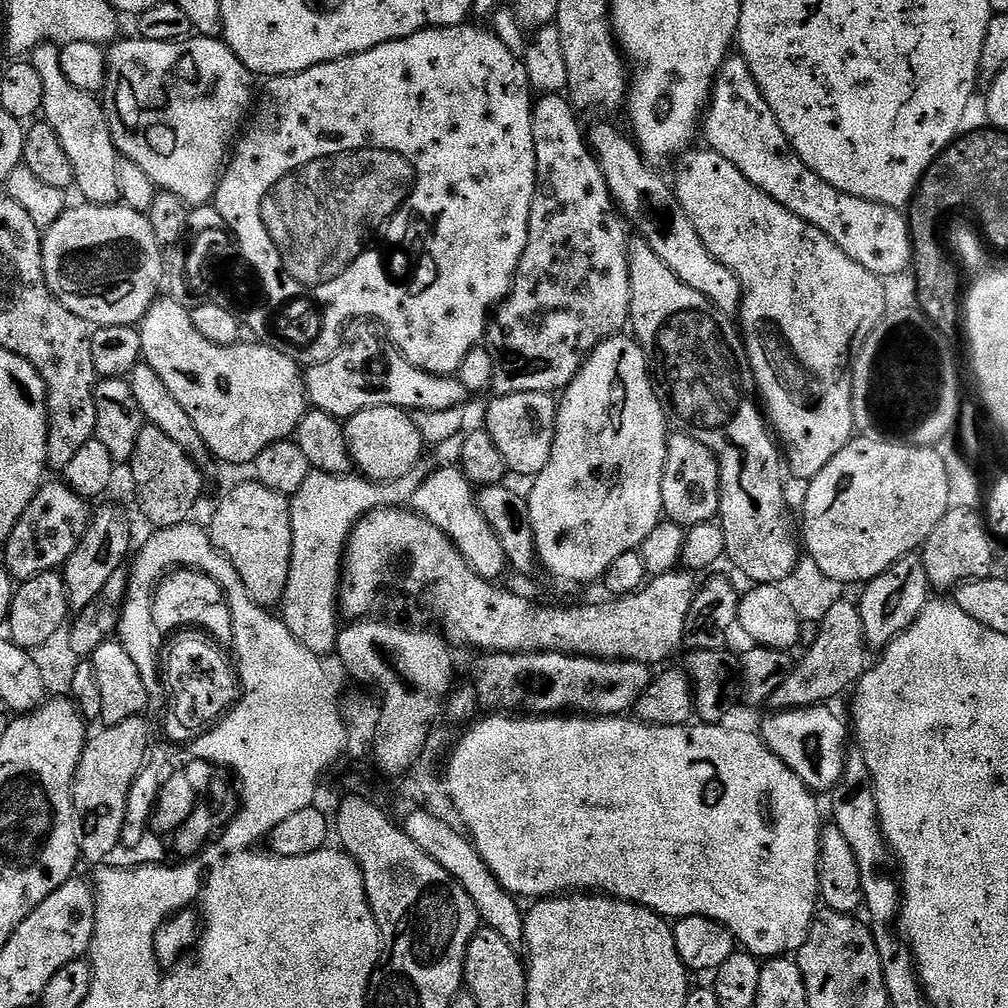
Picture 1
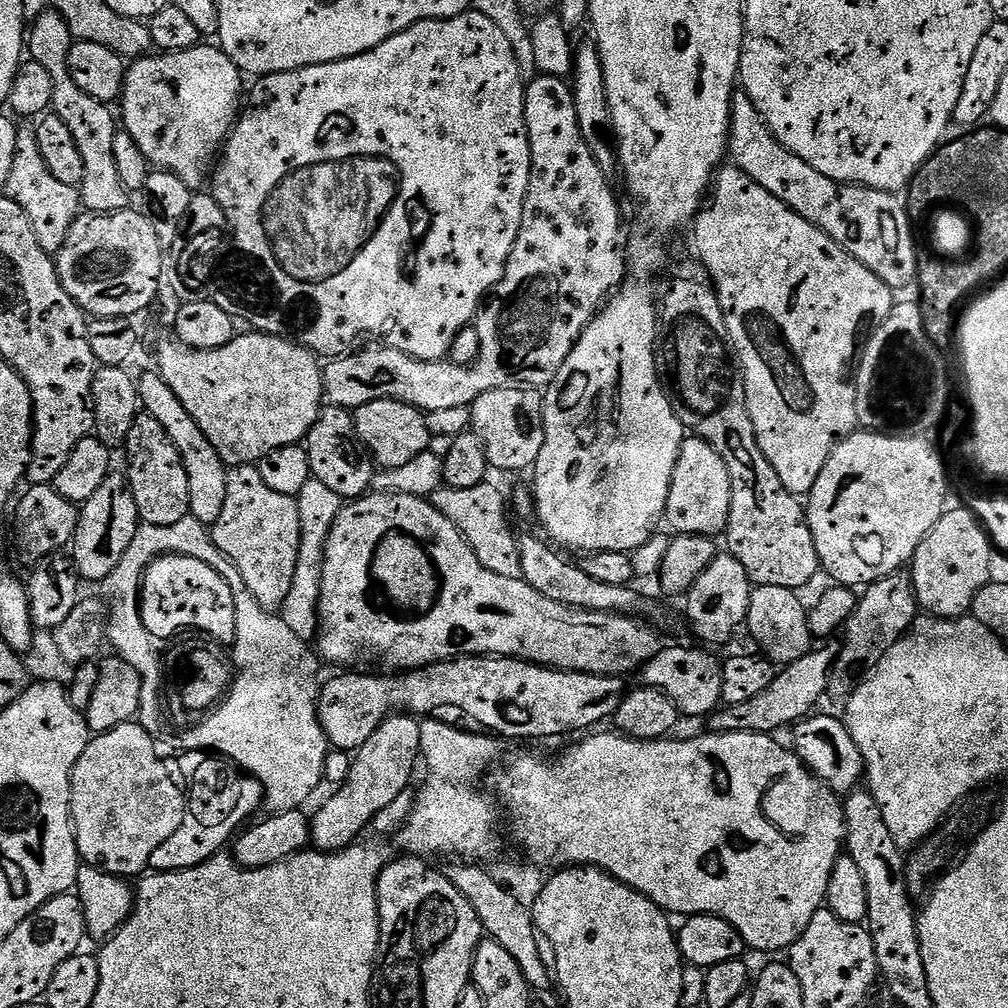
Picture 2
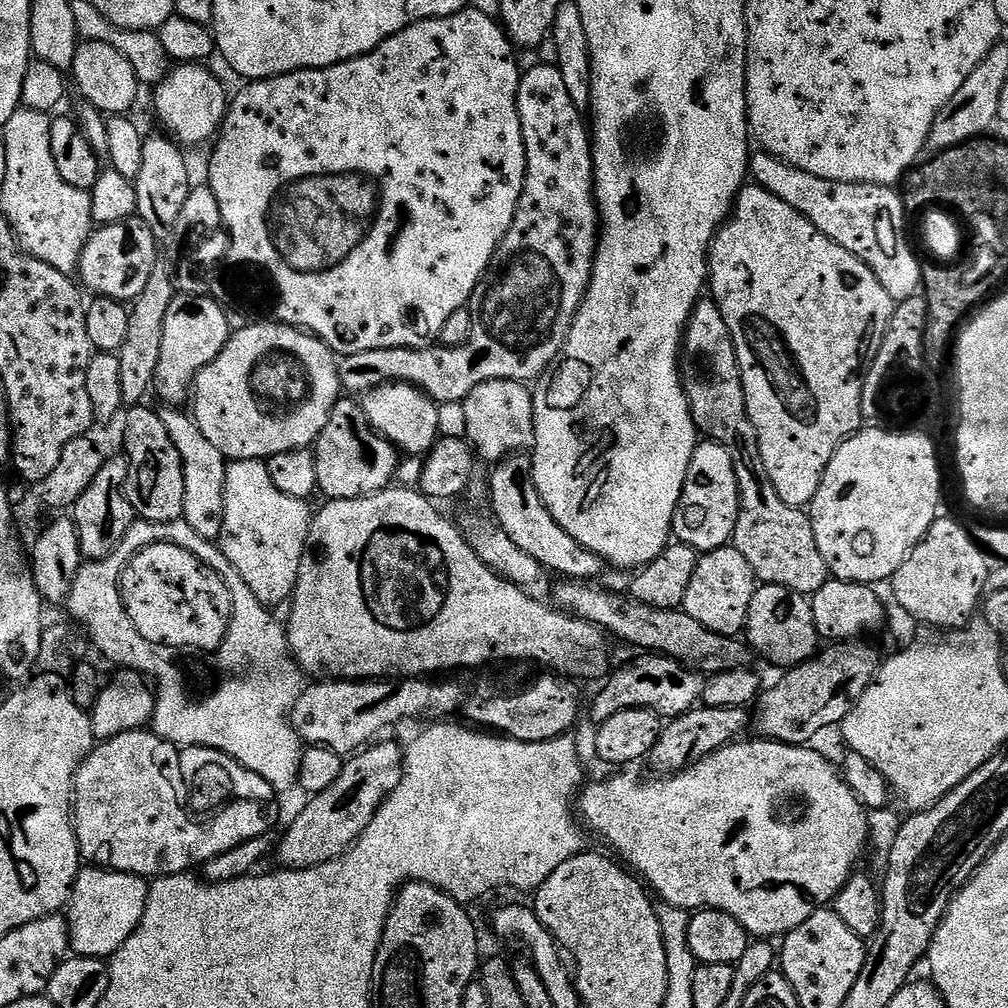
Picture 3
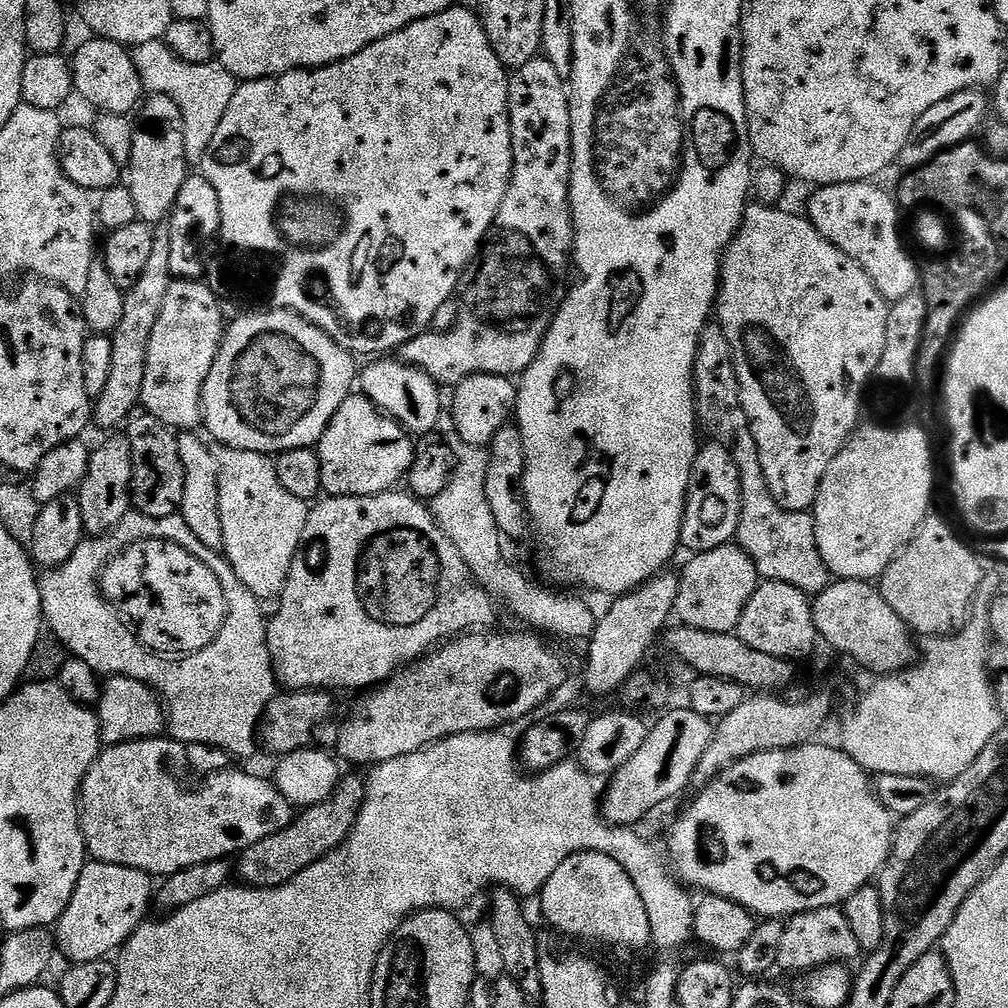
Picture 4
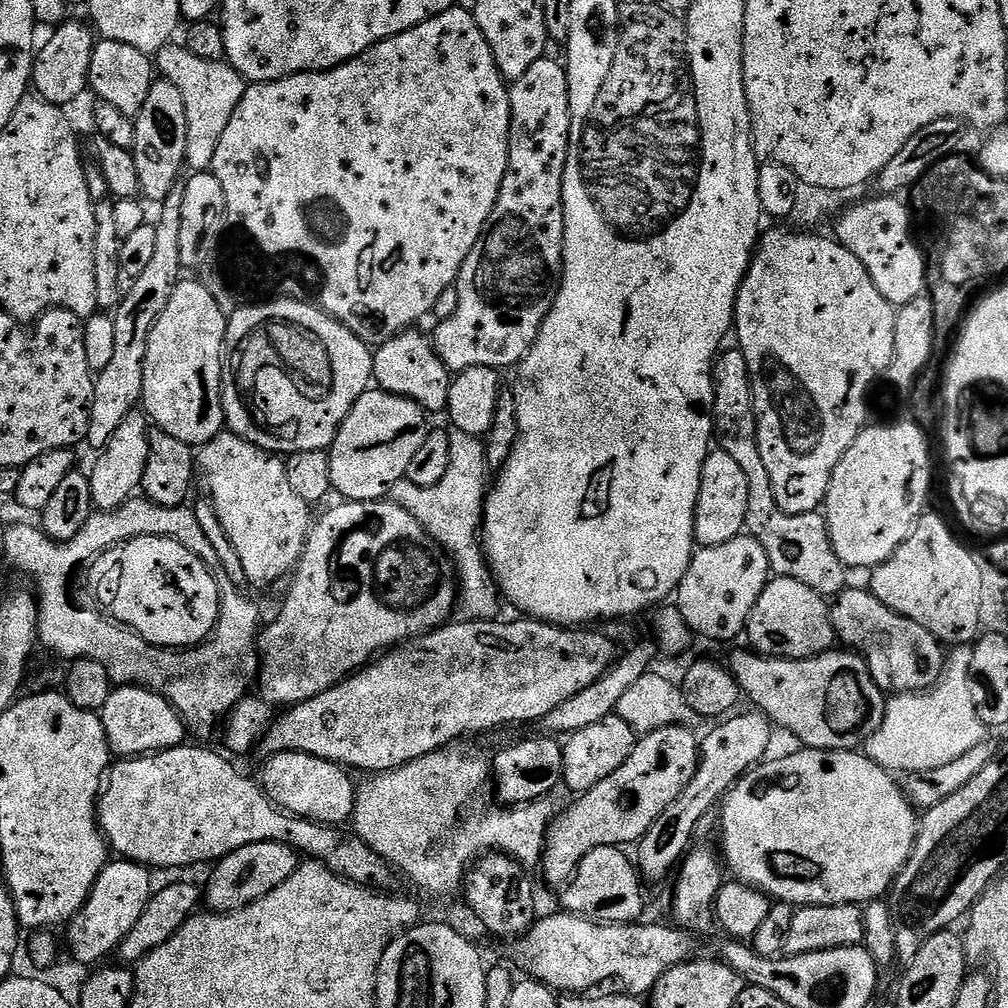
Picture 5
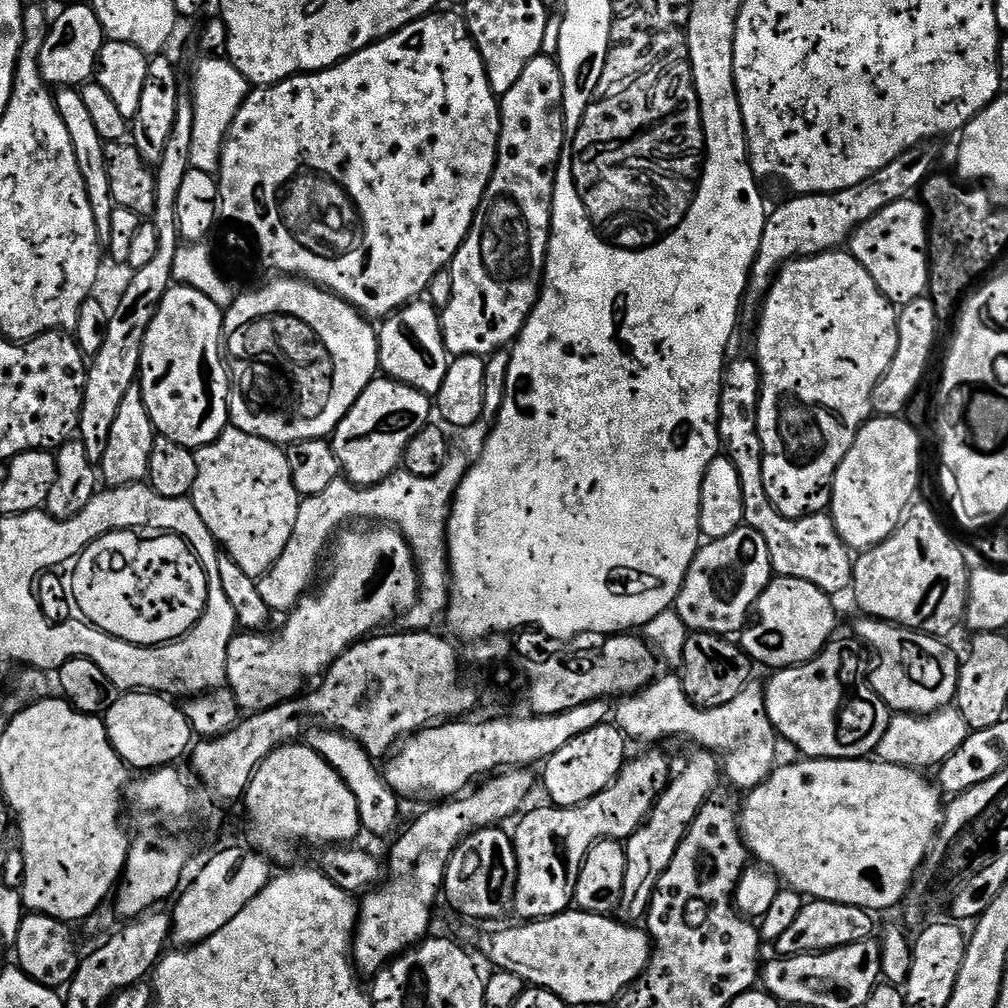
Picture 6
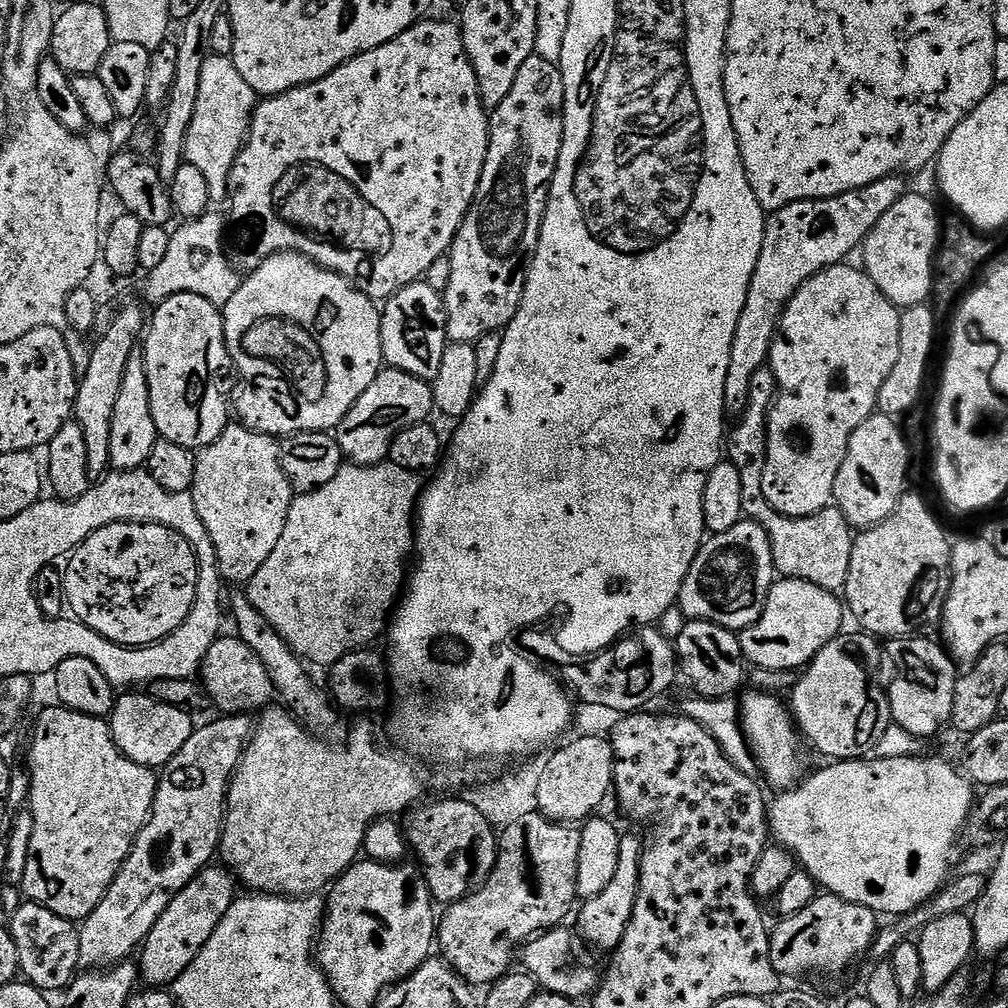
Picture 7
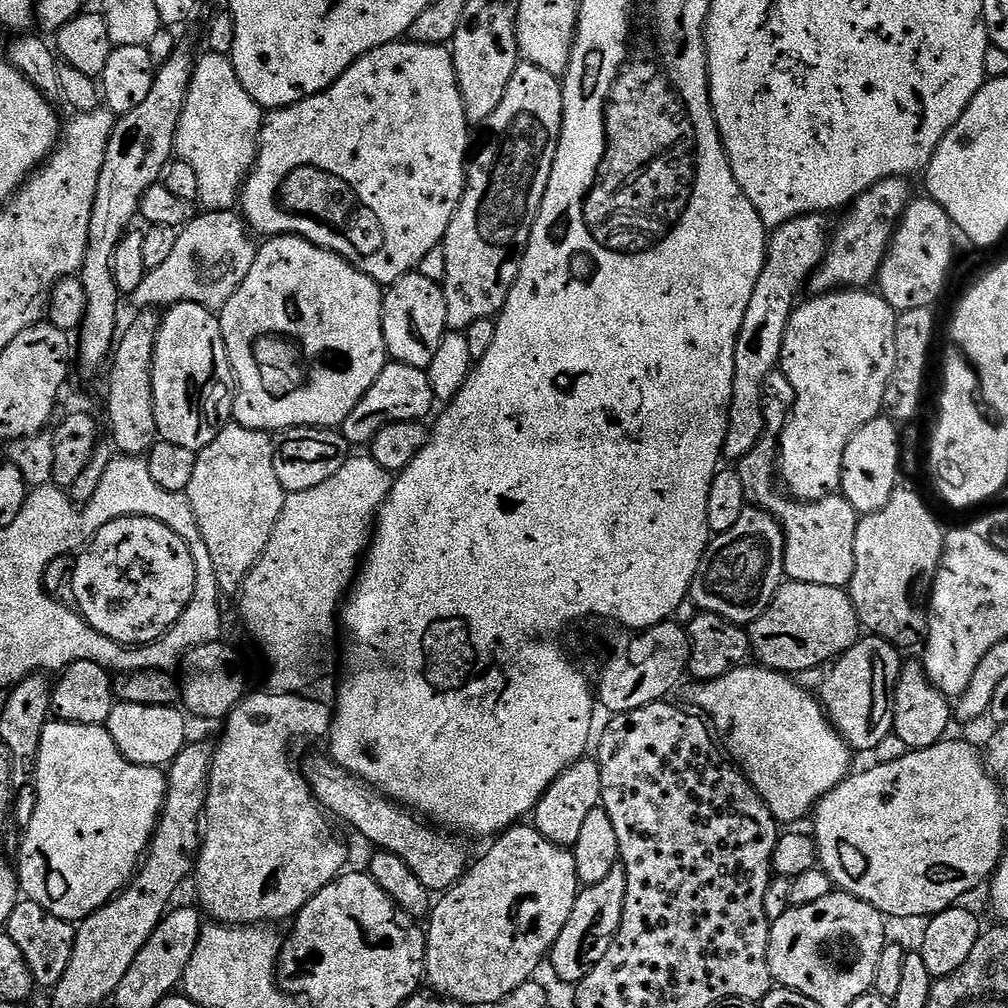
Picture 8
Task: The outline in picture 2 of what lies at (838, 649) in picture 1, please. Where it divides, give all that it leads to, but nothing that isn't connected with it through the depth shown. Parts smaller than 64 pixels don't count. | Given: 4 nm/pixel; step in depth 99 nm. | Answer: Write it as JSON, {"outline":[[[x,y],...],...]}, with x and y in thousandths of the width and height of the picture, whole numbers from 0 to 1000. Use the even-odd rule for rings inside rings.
{"outline":[[[807,645],[801,651],[794,655],[789,655],[787,659],[781,660],[771,670],[768,677],[764,677],[764,681],[760,681],[760,685],[756,685],[756,688],[750,689],[749,692],[744,692],[744,696],[736,696],[735,698],[723,698],[715,701],[713,704],[701,711],[700,718],[703,718],[703,723],[706,726],[757,726],[759,728],[770,728],[773,722],[785,723],[787,720],[794,717],[795,714],[807,709],[811,705],[810,697],[816,692],[817,689],[822,689],[823,687],[823,668],[827,663],[827,651],[821,647],[813,647]]]}

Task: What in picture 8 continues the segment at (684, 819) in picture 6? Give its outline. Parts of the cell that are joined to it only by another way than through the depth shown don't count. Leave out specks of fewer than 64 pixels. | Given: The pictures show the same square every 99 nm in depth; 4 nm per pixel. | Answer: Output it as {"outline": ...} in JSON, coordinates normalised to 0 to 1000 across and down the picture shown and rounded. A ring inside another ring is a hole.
{"outline":[[[618,860],[605,863],[605,867],[597,871],[597,875],[576,880],[575,886],[571,888],[569,903],[565,903],[565,911],[562,919],[558,919],[558,927],[554,927],[546,945],[548,964],[558,975],[564,978],[574,976],[581,963],[581,956],[575,953],[579,948],[579,939],[586,933],[602,935],[607,932],[617,915],[617,899],[620,895],[621,867]]]}

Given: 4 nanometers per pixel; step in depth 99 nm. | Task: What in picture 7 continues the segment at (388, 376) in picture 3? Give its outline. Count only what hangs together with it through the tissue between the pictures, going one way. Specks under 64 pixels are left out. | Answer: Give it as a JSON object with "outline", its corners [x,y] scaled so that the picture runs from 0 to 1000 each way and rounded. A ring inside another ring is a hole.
{"outline":[[[528,55],[518,62],[518,69],[514,69],[514,77],[510,77],[510,86],[506,93],[498,97],[494,106],[487,108],[484,121],[484,148],[482,149],[482,161],[478,165],[478,177],[474,181],[474,188],[470,192],[470,200],[458,220],[458,224],[452,233],[452,239],[447,244],[446,253],[446,284],[438,291],[440,296],[440,307],[444,316],[444,336],[450,341],[471,342],[474,335],[478,335],[487,329],[496,329],[510,315],[514,304],[518,300],[518,288],[522,284],[524,275],[524,259],[528,256],[534,244],[534,236],[538,228],[538,216],[544,203],[544,187],[548,184],[550,169],[554,165],[554,153],[558,149],[558,137],[560,136],[560,78],[555,66],[549,61]]]}

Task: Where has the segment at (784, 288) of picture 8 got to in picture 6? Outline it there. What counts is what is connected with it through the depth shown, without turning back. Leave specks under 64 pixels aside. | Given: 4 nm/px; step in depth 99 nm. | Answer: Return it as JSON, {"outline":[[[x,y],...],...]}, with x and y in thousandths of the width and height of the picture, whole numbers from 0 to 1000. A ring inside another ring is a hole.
{"outline":[[[918,141],[891,153],[883,165],[875,165],[871,173],[859,177],[859,181],[851,181],[851,185],[843,185],[843,188],[807,194],[790,192],[785,195],[787,198],[772,203],[770,207],[767,205],[756,228],[756,244],[742,277],[742,287],[738,290],[737,316],[743,319],[751,316],[752,307],[758,301],[758,294],[770,277],[770,271],[782,259],[824,250],[840,243],[845,231],[855,224],[855,220],[867,216],[867,212],[875,209],[880,202],[902,197],[928,168],[925,166],[929,163],[929,145],[928,142]]]}

